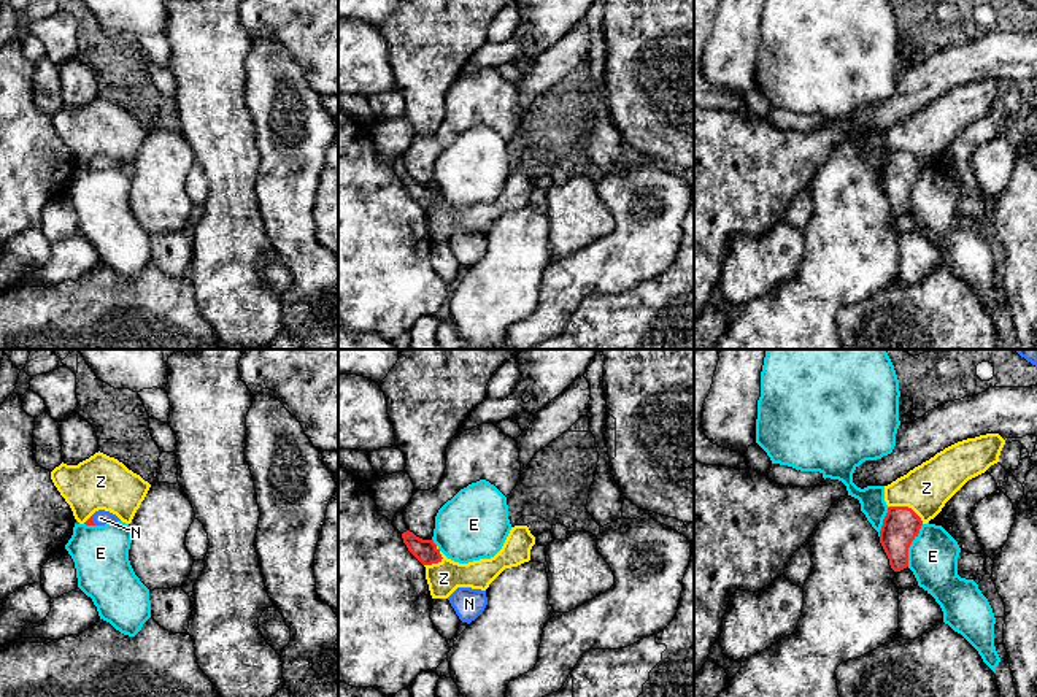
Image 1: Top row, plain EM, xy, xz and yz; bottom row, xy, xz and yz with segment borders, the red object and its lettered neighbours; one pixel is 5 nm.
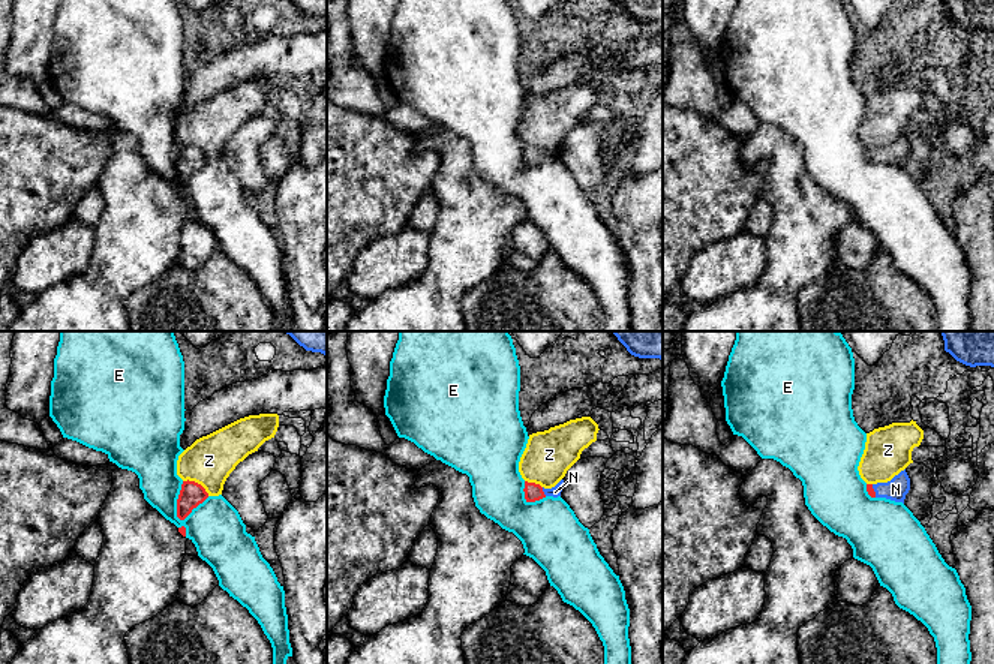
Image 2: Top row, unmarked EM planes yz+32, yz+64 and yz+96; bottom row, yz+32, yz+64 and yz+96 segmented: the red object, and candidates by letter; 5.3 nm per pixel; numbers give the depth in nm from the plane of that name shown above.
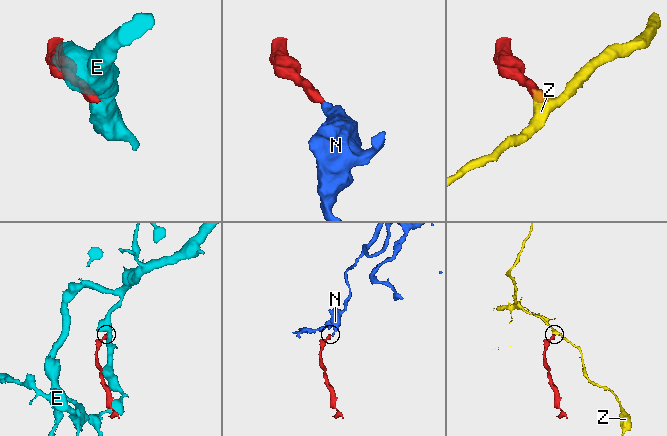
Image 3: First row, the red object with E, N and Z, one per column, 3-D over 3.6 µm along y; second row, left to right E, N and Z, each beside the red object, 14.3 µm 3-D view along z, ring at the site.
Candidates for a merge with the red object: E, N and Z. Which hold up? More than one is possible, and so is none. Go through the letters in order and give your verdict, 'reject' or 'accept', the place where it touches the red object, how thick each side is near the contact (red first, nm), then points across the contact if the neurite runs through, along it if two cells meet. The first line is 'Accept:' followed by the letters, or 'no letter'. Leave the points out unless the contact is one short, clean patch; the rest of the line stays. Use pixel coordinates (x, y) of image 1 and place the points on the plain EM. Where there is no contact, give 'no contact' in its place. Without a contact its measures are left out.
Accept: N
E: reject; meets red in yz at (910, 188); 190 nm thick on the red side, 260 nm on the other; border along yz (923, 169), (909, 192), (907, 210)
N: accept; meets red in xy at (92, 165); 40 nm thick on the red side, 80 nm on the other; runs through xy (89, 165), (92, 165), (100, 162)
Z: reject; meets red in yz at (907, 151); 190 nm thick on the red side, 240 nm on the other; border along yz (890, 150), (907, 150), (923, 167)

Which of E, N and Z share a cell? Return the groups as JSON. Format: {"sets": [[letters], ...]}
{"sets": [["E"], ["N"], ["Z"]]}

